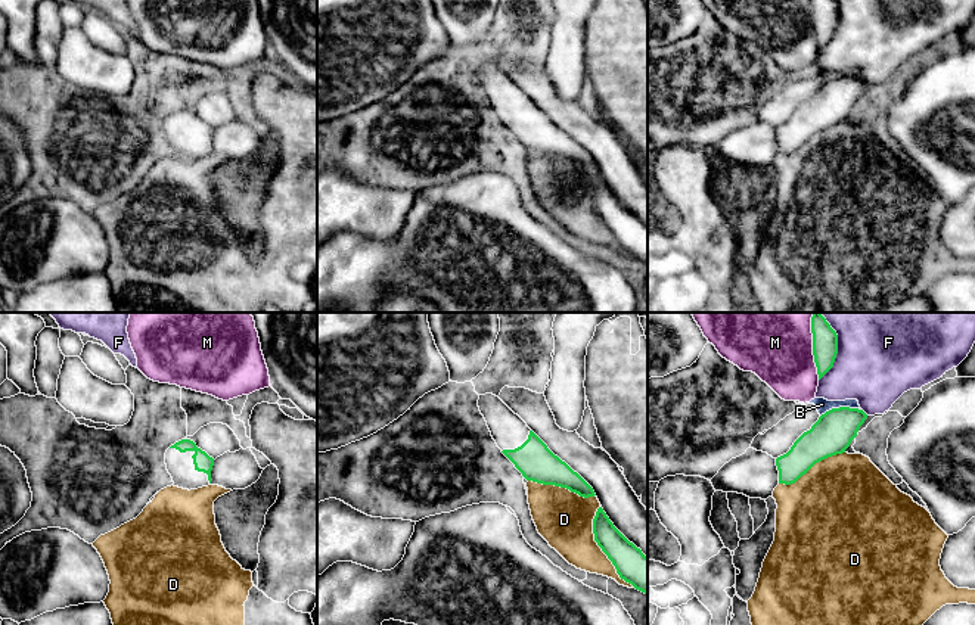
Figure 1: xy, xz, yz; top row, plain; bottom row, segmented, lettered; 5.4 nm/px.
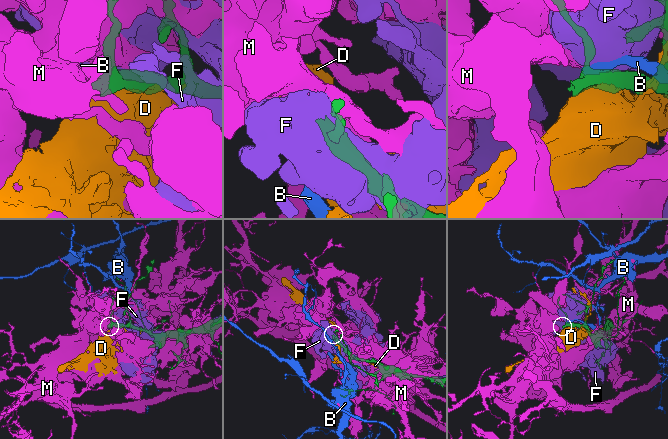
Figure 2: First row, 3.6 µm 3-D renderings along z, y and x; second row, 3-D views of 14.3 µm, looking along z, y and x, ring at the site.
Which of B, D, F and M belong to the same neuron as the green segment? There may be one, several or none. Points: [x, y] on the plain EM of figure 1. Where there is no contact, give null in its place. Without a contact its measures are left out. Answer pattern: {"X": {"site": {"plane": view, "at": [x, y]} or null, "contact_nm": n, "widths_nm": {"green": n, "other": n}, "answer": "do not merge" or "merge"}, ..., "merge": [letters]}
{"B": {"site": {"plane": "yz", "at": [840, 77]}, "contact_nm": 220, "widths_nm": {"green": 220, "other": 70}, "answer": "do not merge"}, "D": {"site": {"plane": "xz", "at": [601, 217]}, "contact_nm": 480, "widths_nm": {"green": 180, "other": 300}, "answer": "do not merge"}, "F": {"site": {"plane": "yz", "at": [835, 25]}, "contact_nm": 300, "widths_nm": {"green": 140, "other": 400}, "answer": "do not merge"}, "M": {"site": {"plane": "yz", "at": [813, 24]}, "contact_nm": 280, "widths_nm": {"green": 140, "other": 320}, "answer": "do not merge"}, "merge": []}

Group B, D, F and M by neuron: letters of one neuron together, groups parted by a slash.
B / D / F / M

